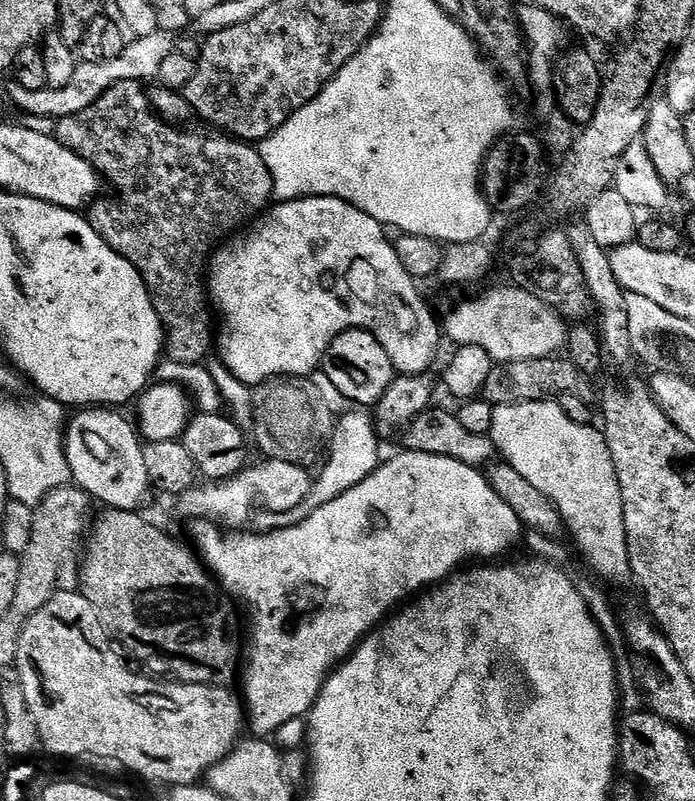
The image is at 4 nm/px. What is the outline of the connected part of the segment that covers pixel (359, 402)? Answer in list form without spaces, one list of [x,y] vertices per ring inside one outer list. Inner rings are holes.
[[[350,328],[342,333],[341,336],[333,342],[328,348],[328,355],[322,361],[322,372],[328,375],[328,380],[345,396],[348,400],[353,400],[356,406],[375,406],[379,403],[383,395],[386,394],[387,388],[393,379],[398,375],[396,366],[392,362],[392,355],[388,353],[388,349],[381,342],[380,337],[375,331],[365,330],[362,328]]]

